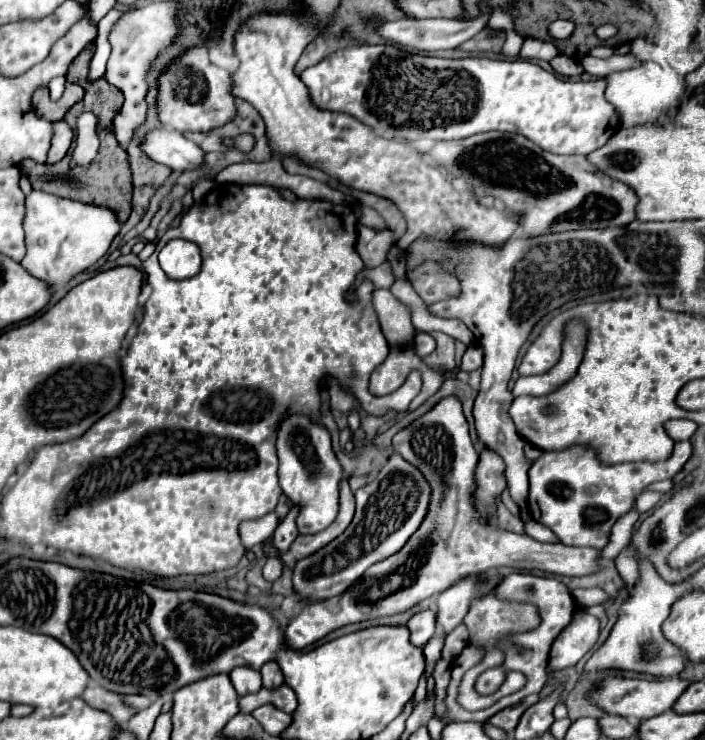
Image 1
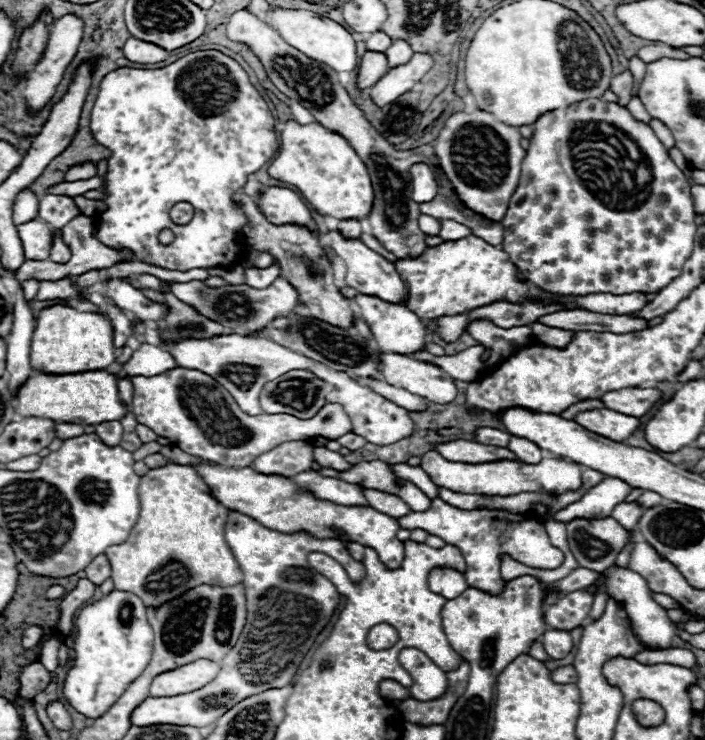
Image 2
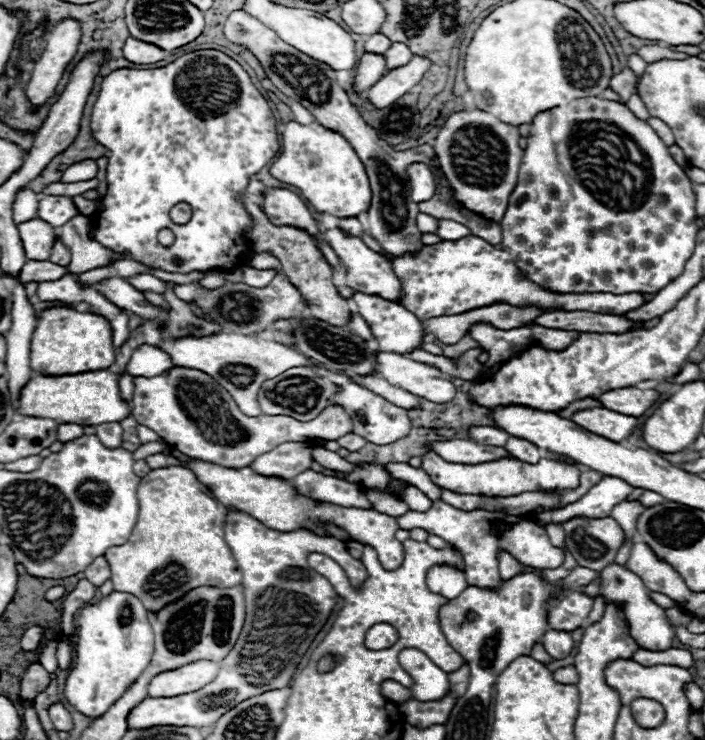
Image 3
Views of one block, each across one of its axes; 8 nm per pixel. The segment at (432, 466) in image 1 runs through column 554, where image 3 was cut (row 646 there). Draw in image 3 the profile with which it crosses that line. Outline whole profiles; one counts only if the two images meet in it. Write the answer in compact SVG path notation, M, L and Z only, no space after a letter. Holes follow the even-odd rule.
M548 630L544 636L542 636L542 646L546 648L548 654L552 654L552 658L560 660L560 658L566 658L572 648L574 648L574 640L568 632L558 632L558 630Z

